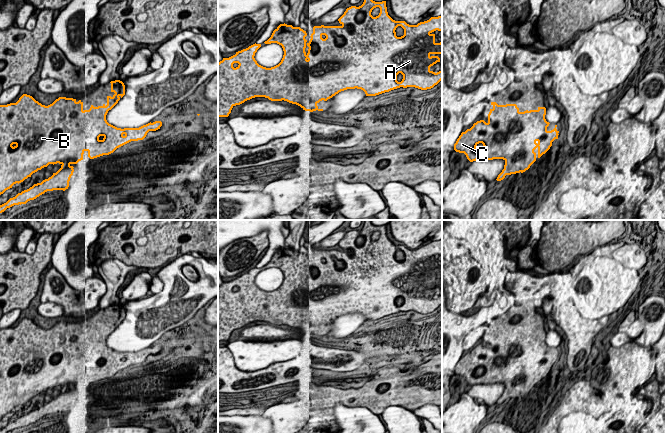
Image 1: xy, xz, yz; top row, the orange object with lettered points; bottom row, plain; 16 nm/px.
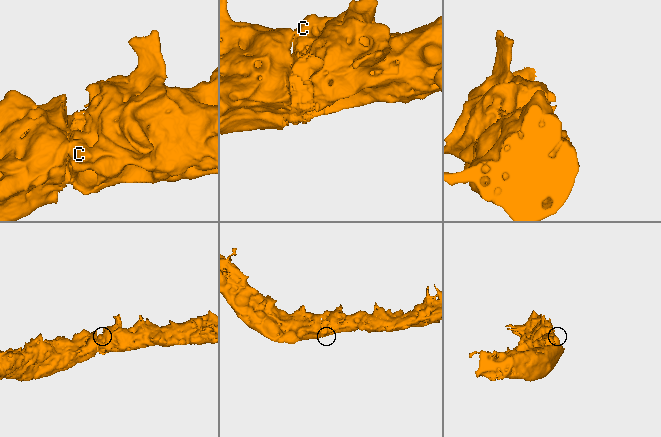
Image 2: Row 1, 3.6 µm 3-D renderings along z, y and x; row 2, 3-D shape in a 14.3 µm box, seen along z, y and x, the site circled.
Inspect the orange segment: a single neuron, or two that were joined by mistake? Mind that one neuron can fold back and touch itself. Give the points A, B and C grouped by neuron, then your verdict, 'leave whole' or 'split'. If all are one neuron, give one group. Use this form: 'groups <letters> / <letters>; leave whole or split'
groups A B C; leave whole

